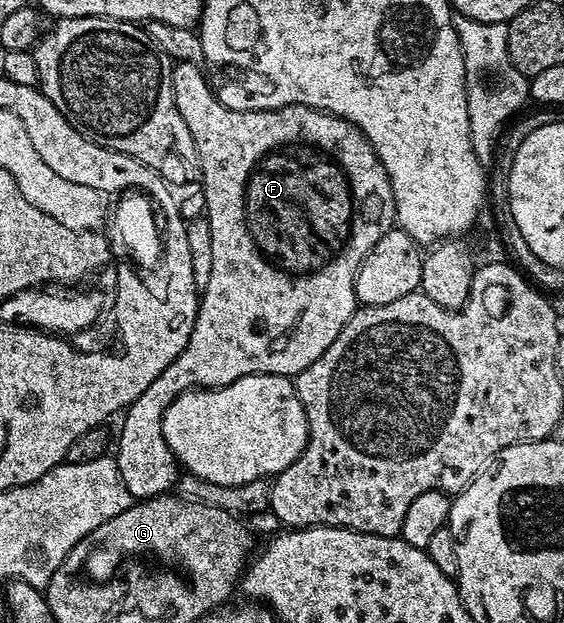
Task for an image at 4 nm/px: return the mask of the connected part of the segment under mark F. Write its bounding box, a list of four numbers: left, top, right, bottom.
[116,64,395,501]

